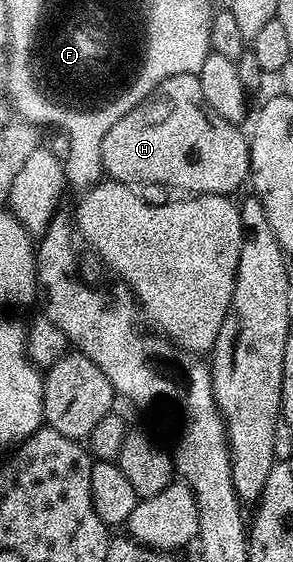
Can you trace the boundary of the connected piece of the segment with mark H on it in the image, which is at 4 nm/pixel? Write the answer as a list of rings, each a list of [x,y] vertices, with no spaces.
[[[198,75],[171,76],[103,136],[103,168],[115,182],[174,186],[189,196],[233,196],[249,177],[249,138],[239,131],[208,106]]]

